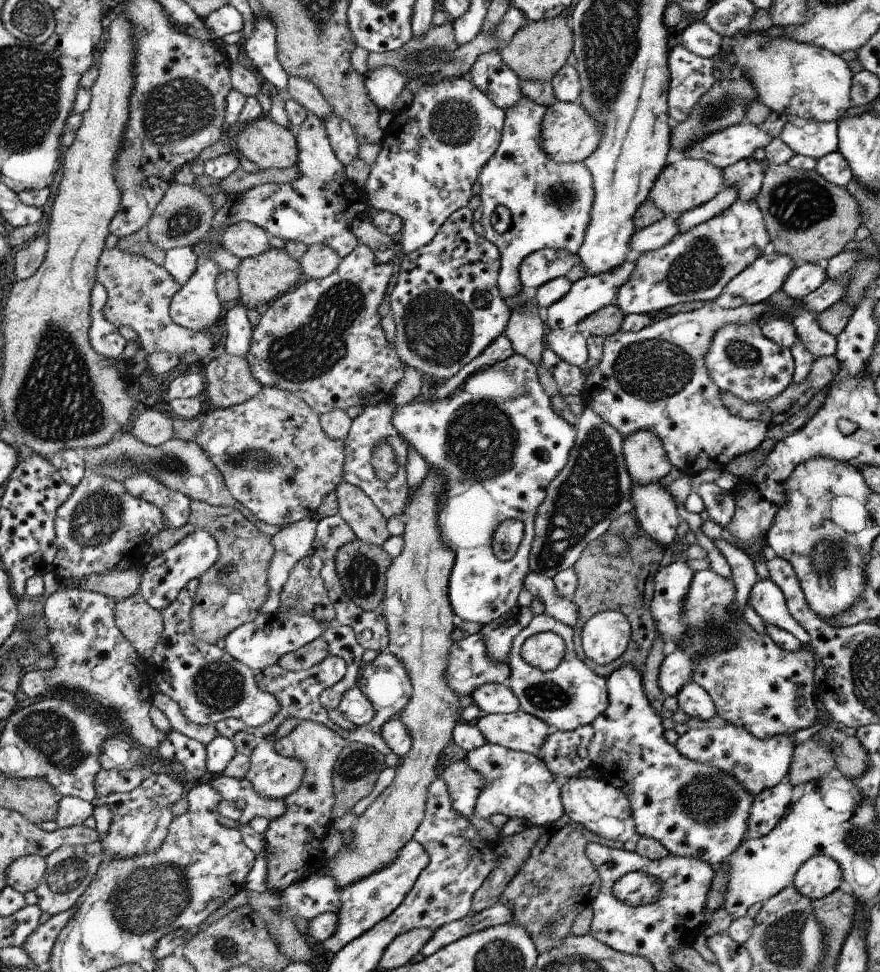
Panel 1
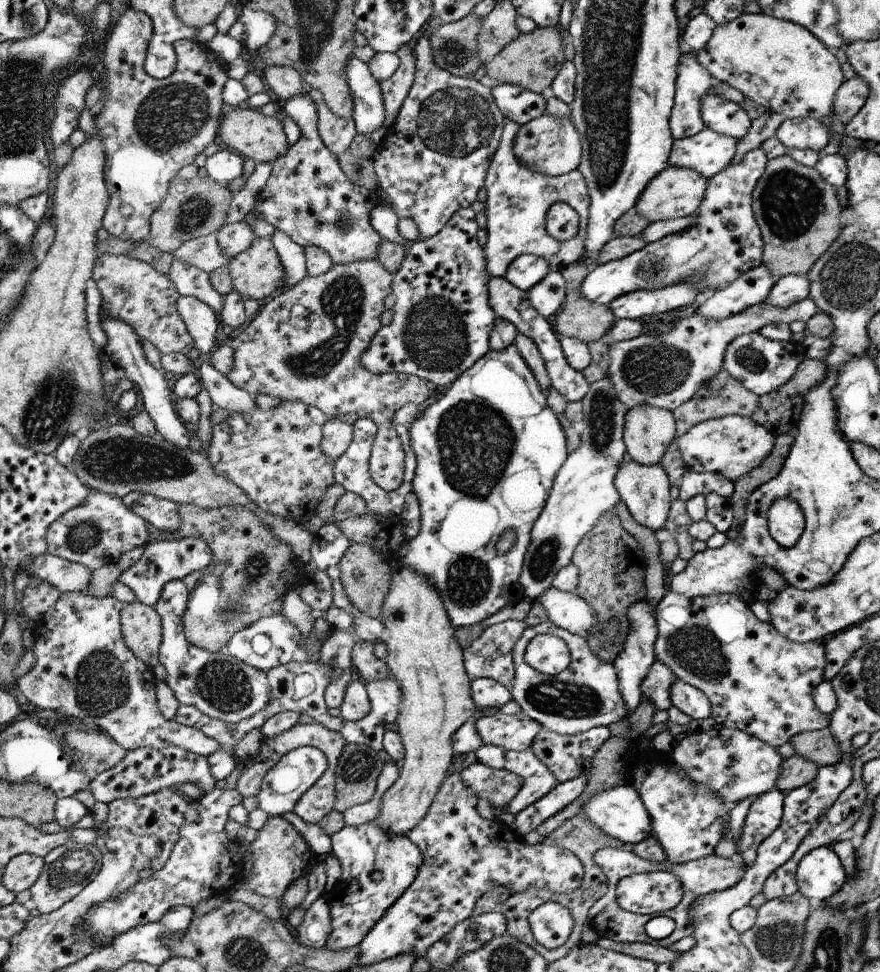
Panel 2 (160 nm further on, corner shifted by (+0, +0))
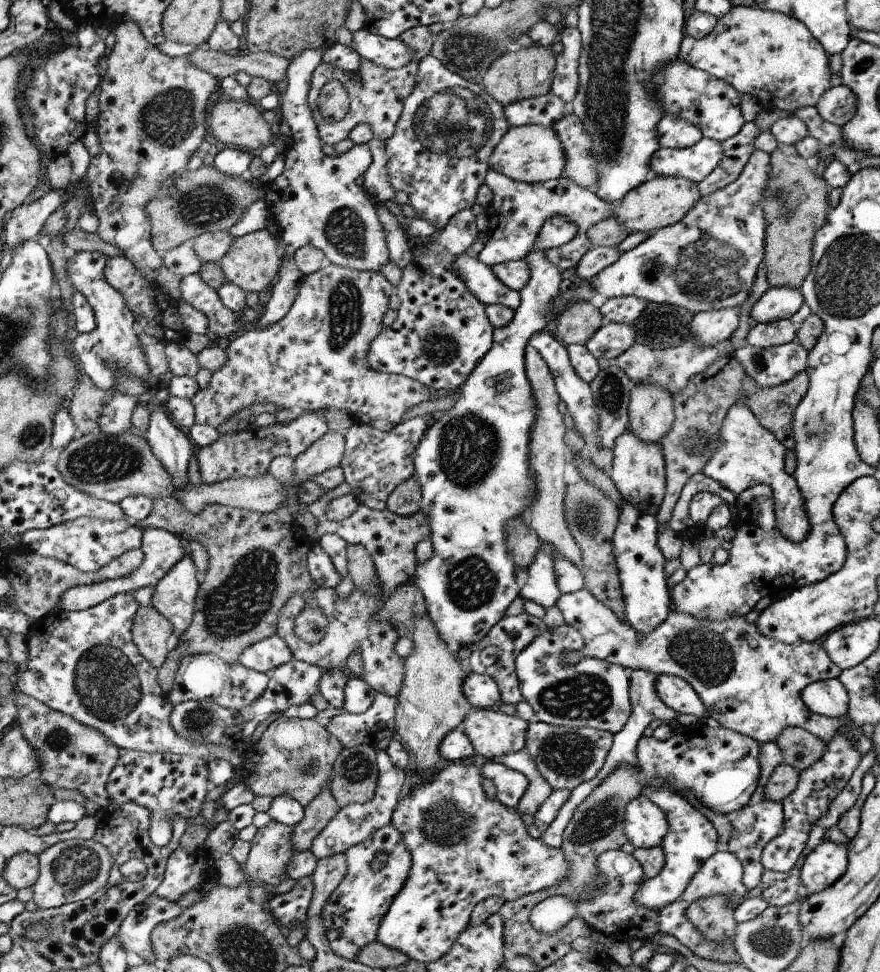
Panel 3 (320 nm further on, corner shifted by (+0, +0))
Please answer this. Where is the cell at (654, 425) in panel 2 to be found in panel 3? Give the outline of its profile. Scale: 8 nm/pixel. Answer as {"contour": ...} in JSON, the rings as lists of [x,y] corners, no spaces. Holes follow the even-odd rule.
{"contour":[[[656,383],[634,384],[627,409],[628,431],[645,441],[660,444],[675,421],[673,394]]]}

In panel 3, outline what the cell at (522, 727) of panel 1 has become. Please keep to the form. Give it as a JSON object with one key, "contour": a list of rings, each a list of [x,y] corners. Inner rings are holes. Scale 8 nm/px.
{"contour":[[[499,708],[474,709],[460,724],[464,734],[468,736],[477,754],[482,754],[492,761],[497,757],[517,753],[525,748],[528,722],[518,716],[509,716]]]}

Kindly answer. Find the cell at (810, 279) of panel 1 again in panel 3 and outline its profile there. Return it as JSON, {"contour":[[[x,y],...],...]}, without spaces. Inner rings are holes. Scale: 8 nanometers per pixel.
{"contour":[[[771,287],[750,310],[751,324],[792,318],[802,304],[805,304],[805,300],[800,290],[792,287]]]}

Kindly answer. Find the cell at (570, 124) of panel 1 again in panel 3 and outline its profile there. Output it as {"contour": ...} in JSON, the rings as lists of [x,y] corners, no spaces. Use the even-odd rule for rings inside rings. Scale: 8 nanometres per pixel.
{"contour":[[[542,125],[509,127],[490,158],[490,170],[528,184],[559,179],[563,176],[564,167],[565,154],[558,135],[552,128]]]}

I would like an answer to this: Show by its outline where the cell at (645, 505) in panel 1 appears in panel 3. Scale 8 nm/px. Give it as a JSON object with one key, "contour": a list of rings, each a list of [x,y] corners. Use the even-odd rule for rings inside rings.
{"contour":[[[624,431],[615,440],[613,449],[612,469],[608,474],[613,480],[618,492],[626,501],[635,504],[643,513],[657,514],[662,504],[665,488],[665,458],[662,446],[652,441],[642,440],[632,431]]]}

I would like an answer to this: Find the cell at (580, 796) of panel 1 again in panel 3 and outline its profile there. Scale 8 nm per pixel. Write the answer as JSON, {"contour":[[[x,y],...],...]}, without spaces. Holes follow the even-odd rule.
{"contour":[[[644,795],[627,804],[624,824],[625,835],[636,849],[661,846],[669,829],[665,812]]]}

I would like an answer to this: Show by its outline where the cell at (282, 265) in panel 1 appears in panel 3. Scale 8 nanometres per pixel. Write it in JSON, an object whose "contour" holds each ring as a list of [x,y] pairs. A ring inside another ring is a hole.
{"contour":[[[262,229],[235,238],[229,251],[219,260],[220,268],[225,274],[226,280],[242,287],[246,292],[268,289],[274,276],[280,268],[280,256],[276,252],[276,238],[268,230]]]}

